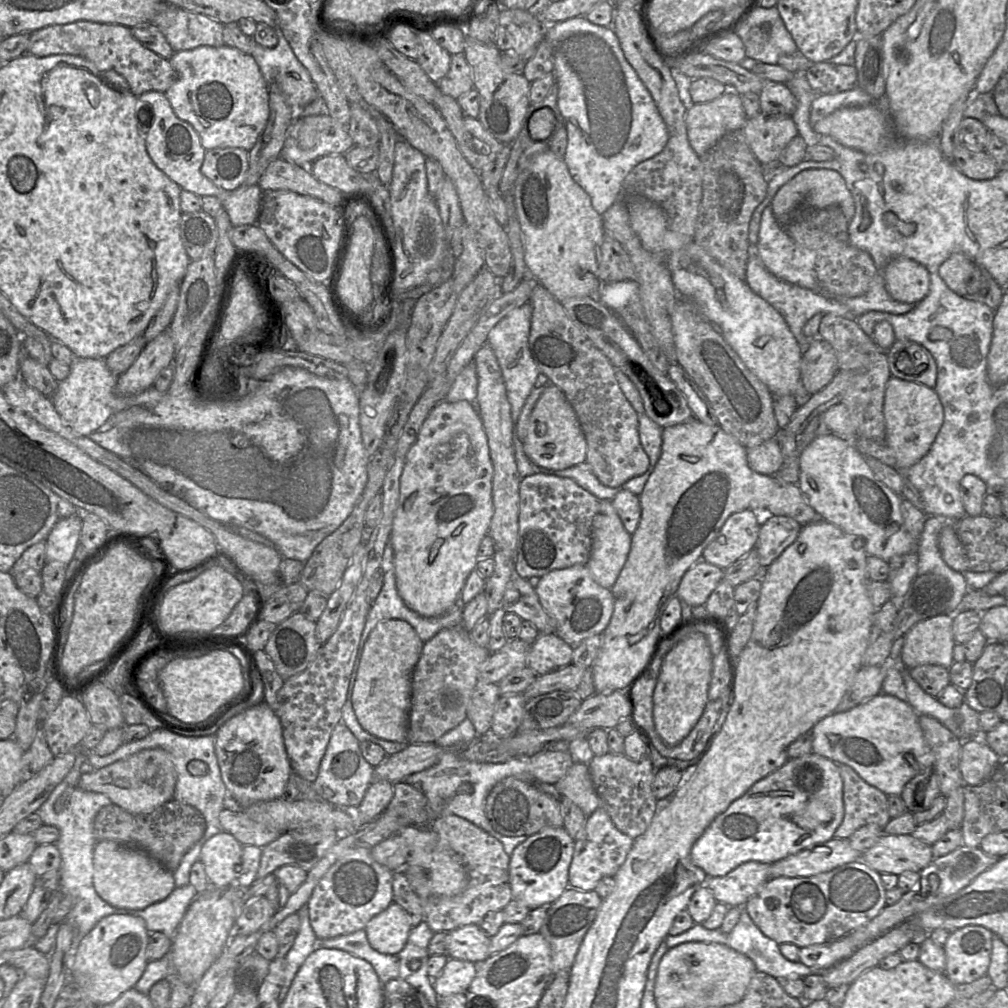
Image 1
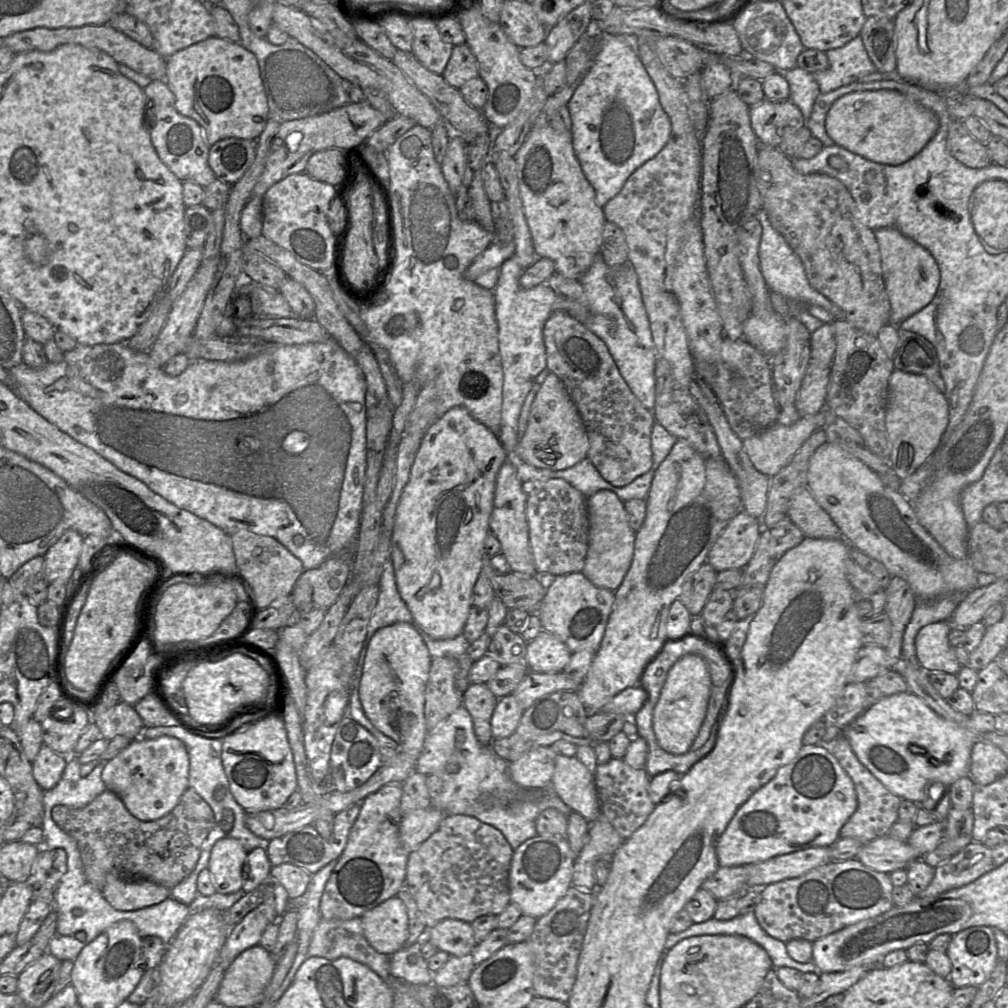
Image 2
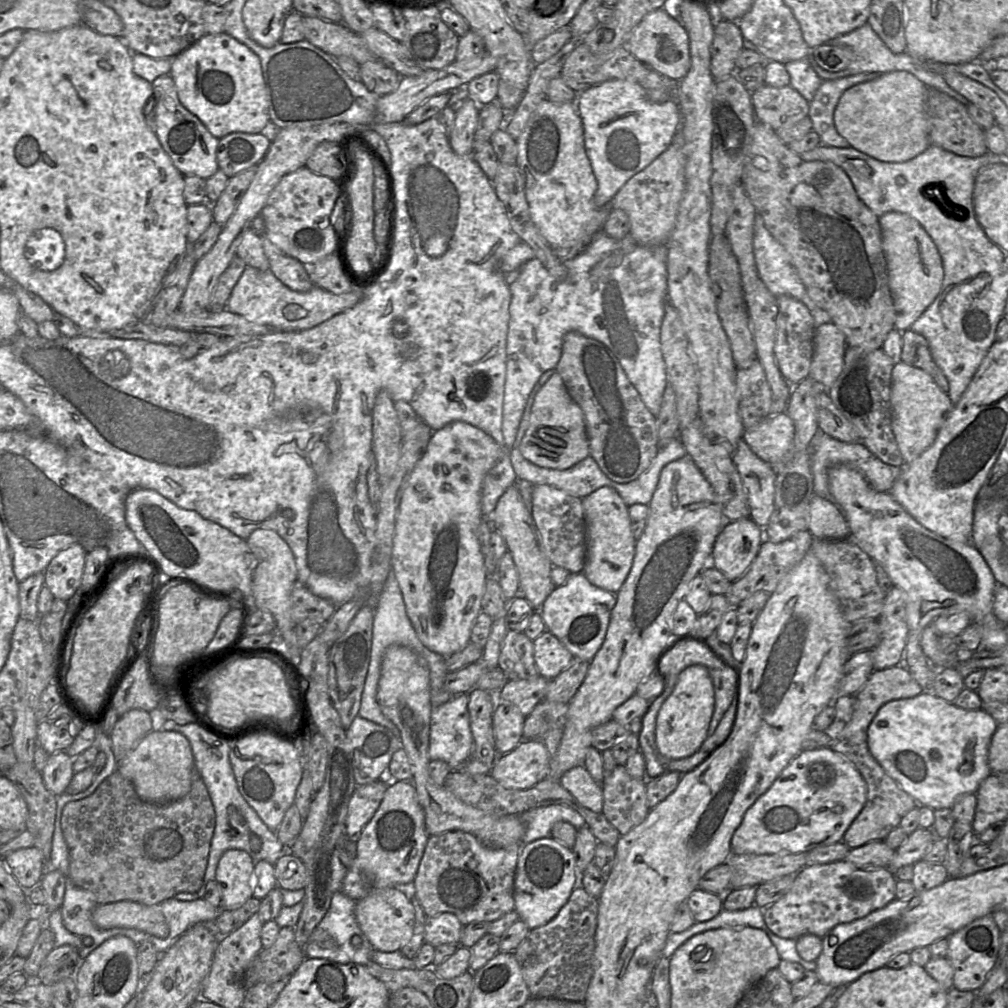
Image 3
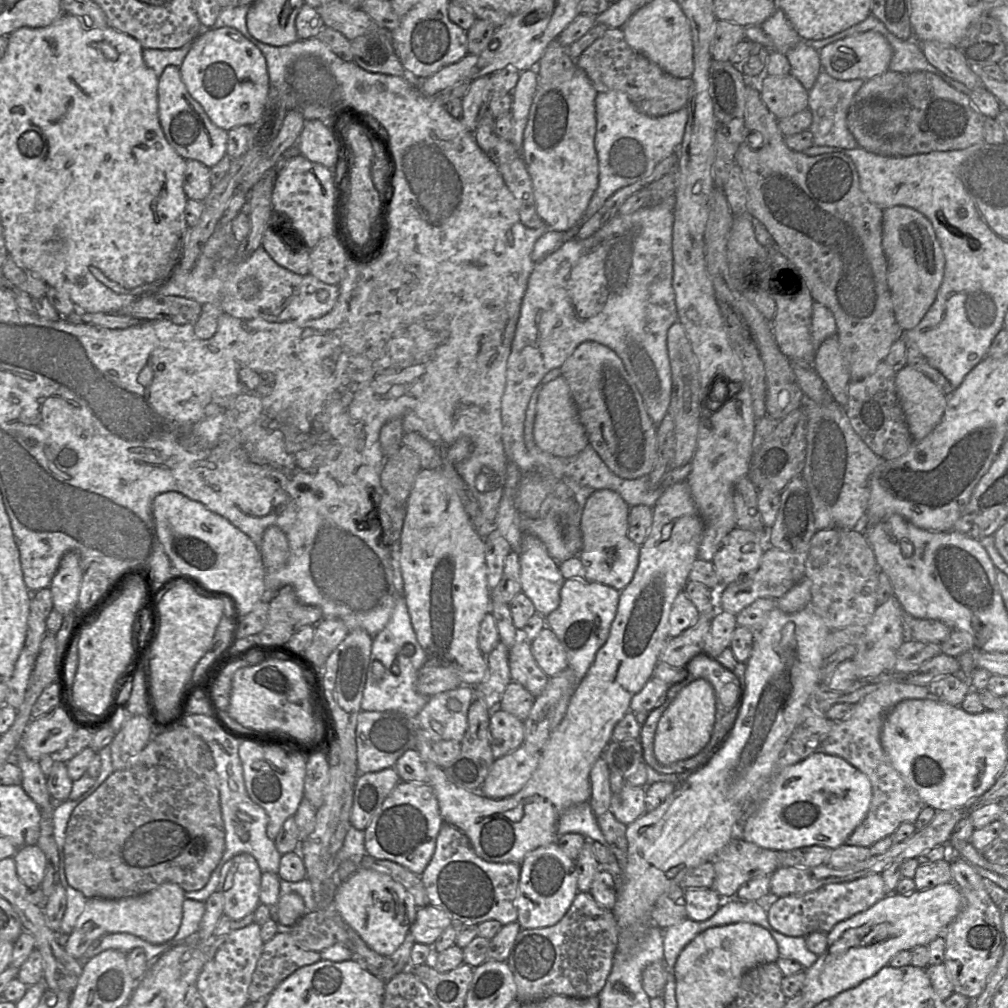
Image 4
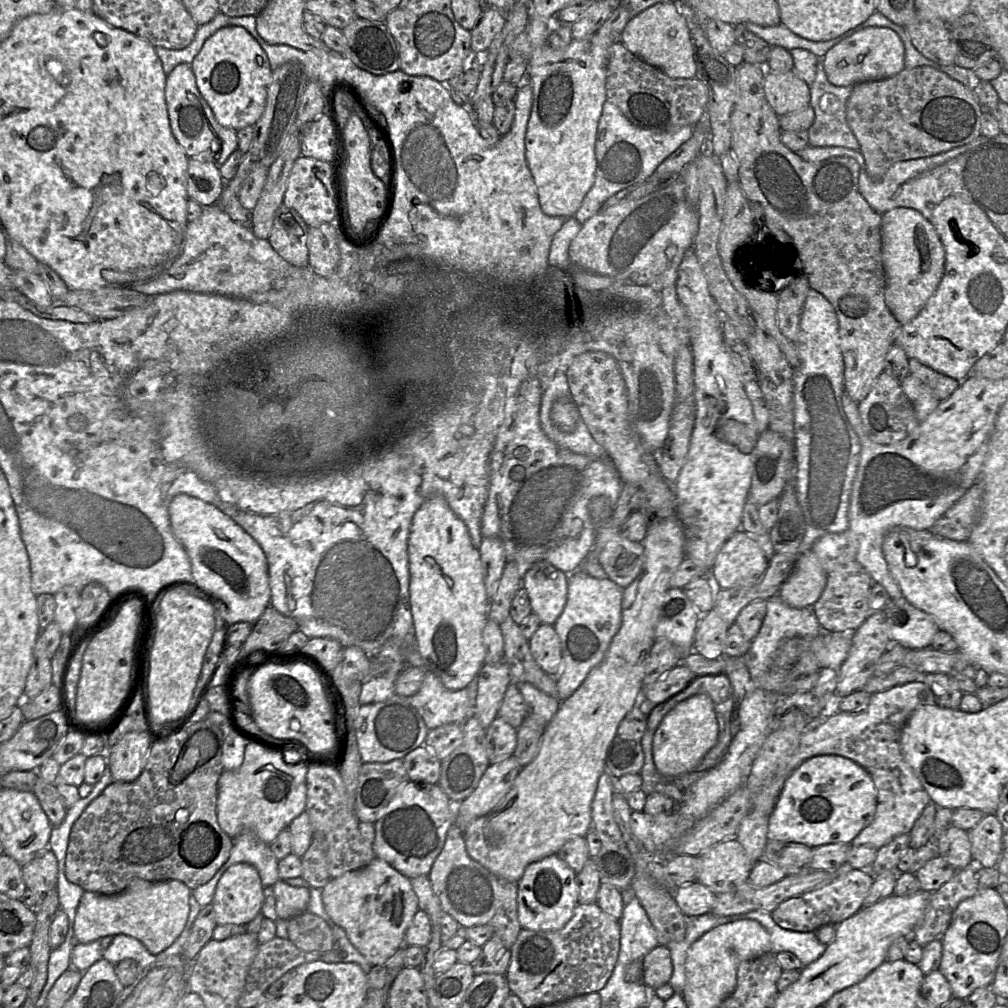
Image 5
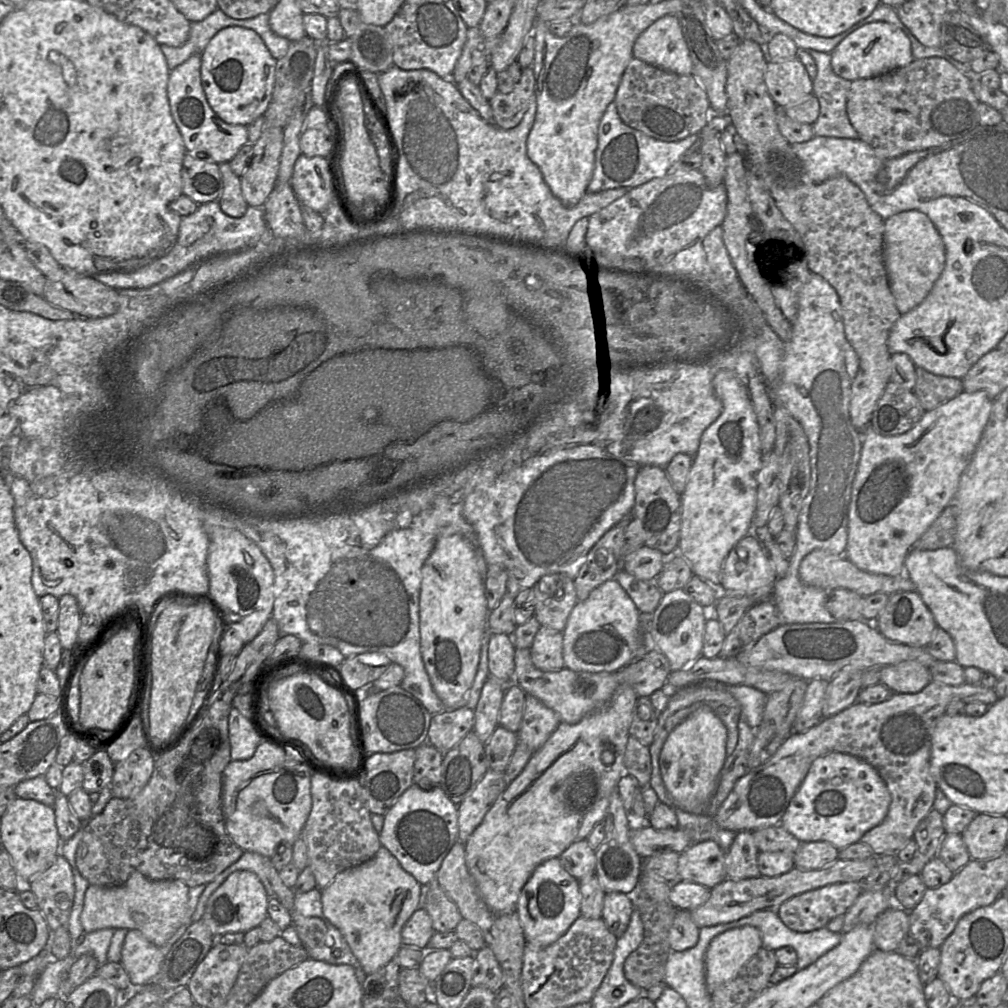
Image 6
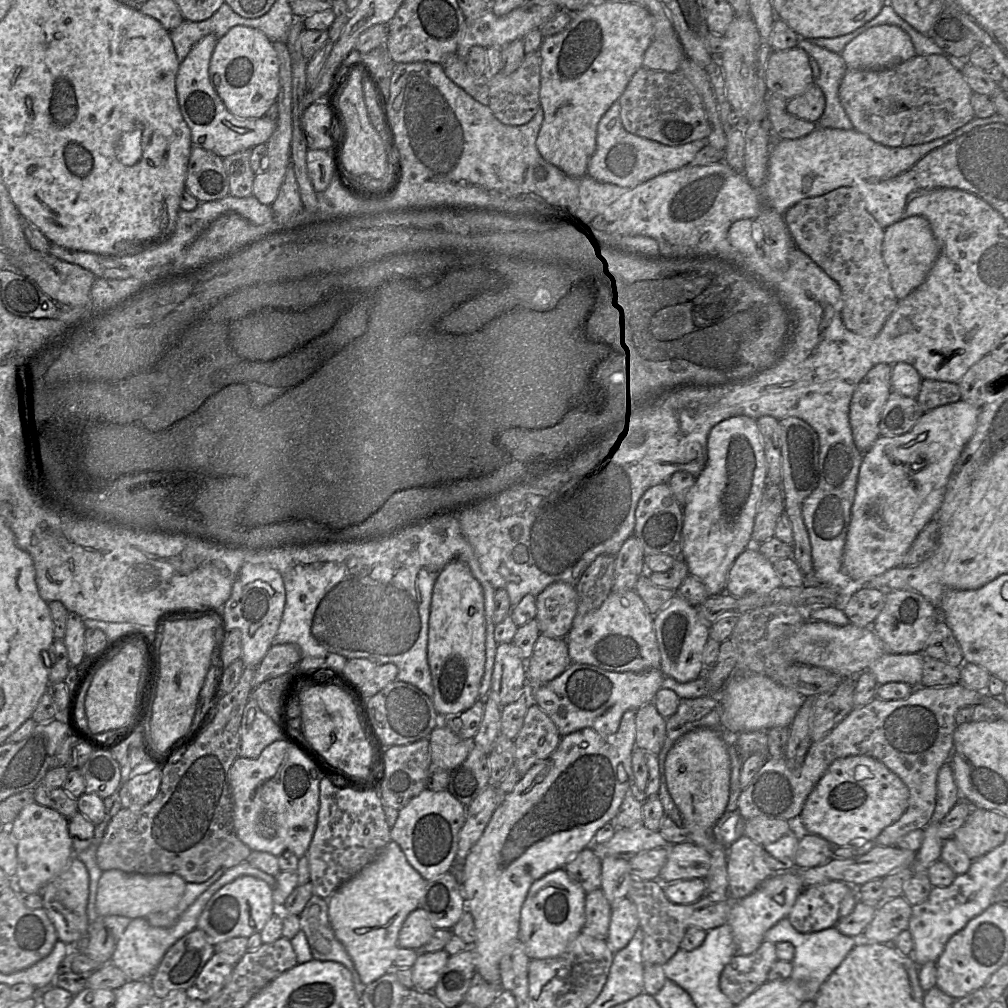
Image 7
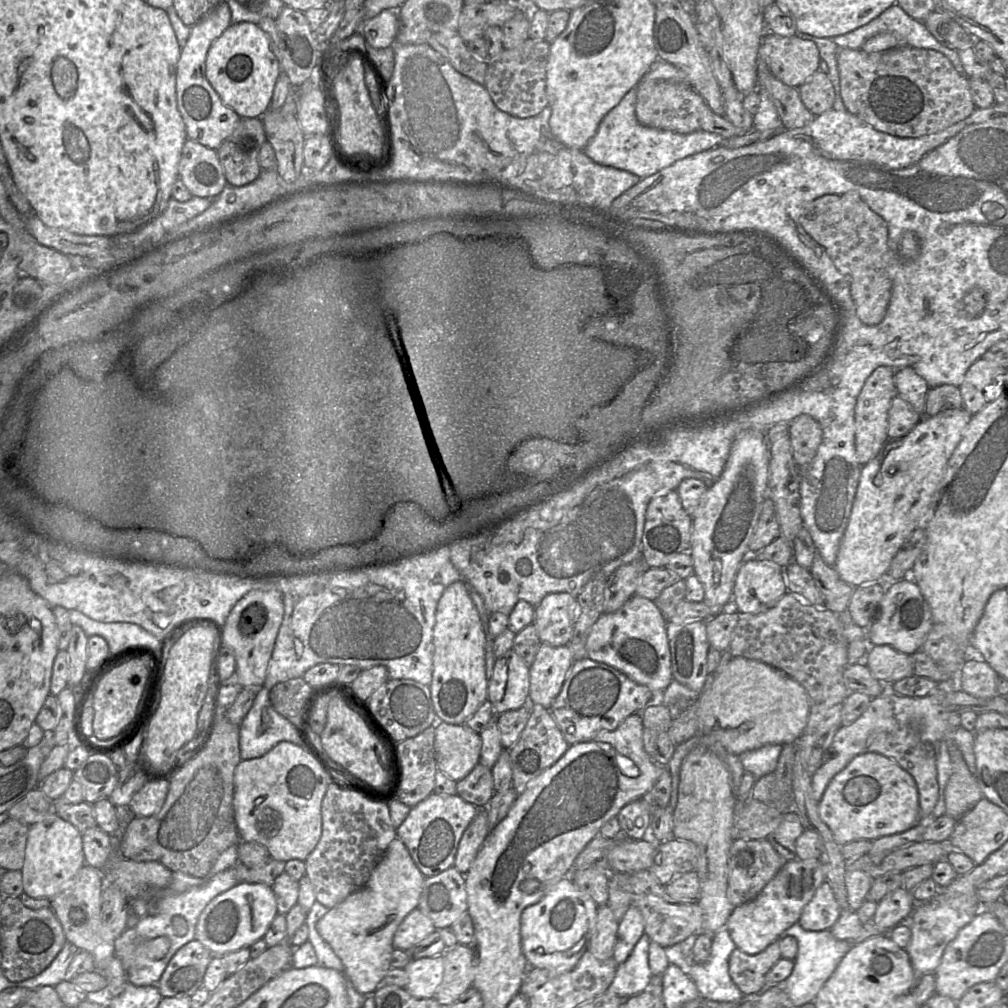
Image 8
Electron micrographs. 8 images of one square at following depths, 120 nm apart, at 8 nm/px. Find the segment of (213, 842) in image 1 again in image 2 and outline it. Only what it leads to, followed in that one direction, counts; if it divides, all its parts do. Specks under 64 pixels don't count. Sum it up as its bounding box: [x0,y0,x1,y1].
[208,837,247,894]

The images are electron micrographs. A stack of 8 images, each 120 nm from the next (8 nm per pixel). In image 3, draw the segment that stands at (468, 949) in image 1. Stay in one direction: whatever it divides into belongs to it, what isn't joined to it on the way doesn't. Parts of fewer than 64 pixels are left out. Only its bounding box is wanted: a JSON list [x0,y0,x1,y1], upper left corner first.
[424,913,463,947]

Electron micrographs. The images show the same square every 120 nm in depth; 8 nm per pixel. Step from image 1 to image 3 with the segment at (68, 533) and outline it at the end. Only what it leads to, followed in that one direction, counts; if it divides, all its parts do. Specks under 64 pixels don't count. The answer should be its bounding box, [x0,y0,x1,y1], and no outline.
[44,544,86,601]

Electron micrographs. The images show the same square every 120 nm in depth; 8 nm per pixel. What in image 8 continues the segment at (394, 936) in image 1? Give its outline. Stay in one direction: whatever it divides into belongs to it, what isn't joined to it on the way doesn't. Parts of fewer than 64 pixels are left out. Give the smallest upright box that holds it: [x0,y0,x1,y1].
[317,837,425,995]

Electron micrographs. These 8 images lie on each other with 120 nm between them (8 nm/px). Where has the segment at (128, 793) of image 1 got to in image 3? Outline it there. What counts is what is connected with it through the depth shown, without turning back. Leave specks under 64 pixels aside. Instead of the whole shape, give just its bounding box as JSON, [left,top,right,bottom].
[119,731,196,803]

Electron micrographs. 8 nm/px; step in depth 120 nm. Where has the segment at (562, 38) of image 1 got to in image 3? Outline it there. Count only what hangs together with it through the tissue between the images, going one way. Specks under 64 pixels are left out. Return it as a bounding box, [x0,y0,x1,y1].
[576,80,681,208]

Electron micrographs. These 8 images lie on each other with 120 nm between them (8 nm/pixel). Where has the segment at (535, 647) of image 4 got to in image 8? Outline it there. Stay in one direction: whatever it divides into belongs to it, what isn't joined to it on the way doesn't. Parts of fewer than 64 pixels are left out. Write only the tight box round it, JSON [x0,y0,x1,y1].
[529,642,573,710]

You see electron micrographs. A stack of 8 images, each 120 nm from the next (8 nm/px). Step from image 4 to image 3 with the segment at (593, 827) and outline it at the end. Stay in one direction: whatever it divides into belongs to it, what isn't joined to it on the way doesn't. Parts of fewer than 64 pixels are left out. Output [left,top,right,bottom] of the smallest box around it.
[519,804,586,844]

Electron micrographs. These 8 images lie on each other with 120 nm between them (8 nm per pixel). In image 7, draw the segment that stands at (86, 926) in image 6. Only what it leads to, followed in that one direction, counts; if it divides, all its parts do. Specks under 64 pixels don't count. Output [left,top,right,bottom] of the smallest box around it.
[96,870,186,919]

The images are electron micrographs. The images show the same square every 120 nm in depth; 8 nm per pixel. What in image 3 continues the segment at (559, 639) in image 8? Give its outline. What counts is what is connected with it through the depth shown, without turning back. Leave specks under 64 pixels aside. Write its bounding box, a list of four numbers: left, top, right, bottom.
[490,484,556,611]

